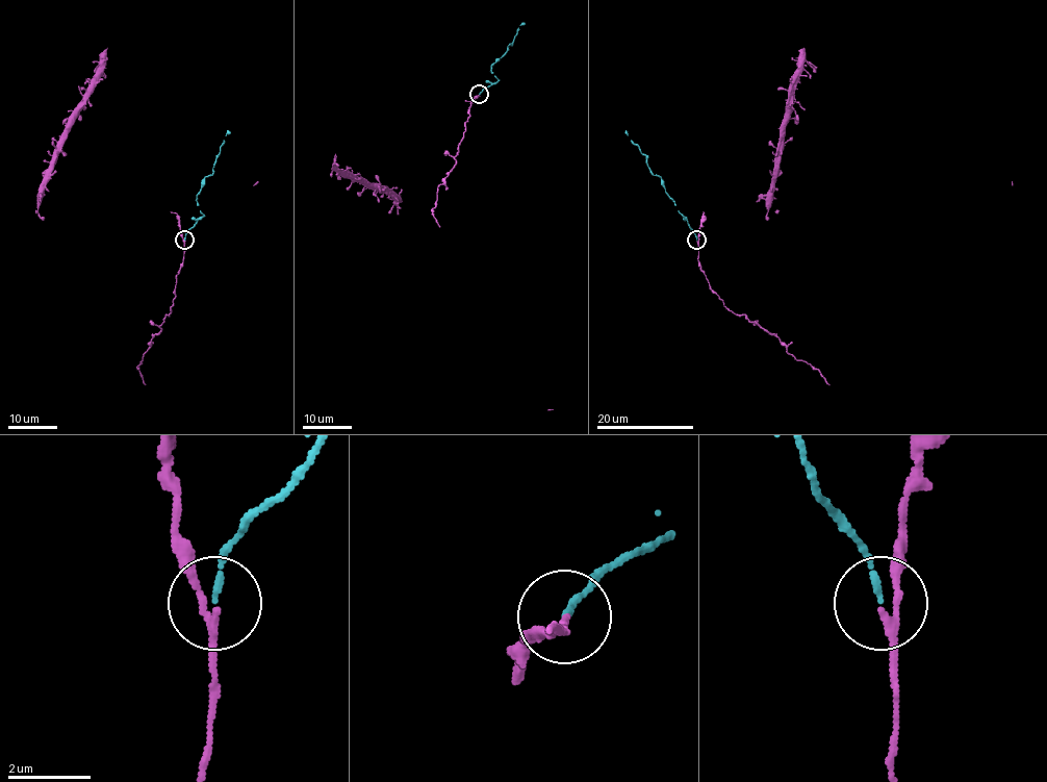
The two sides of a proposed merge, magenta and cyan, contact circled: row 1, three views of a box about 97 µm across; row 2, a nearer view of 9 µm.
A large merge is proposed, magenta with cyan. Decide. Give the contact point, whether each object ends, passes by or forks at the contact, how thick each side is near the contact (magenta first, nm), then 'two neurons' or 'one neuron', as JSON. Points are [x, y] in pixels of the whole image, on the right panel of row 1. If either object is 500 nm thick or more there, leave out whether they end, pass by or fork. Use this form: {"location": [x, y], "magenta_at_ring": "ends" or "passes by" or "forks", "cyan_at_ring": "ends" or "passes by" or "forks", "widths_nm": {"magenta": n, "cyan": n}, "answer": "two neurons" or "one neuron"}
{"location": [696, 240], "magenta_at_ring": "passes by", "cyan_at_ring": "ends", "widths_nm": {"magenta": 150, "cyan": 120}, "answer": "one neuron"}

